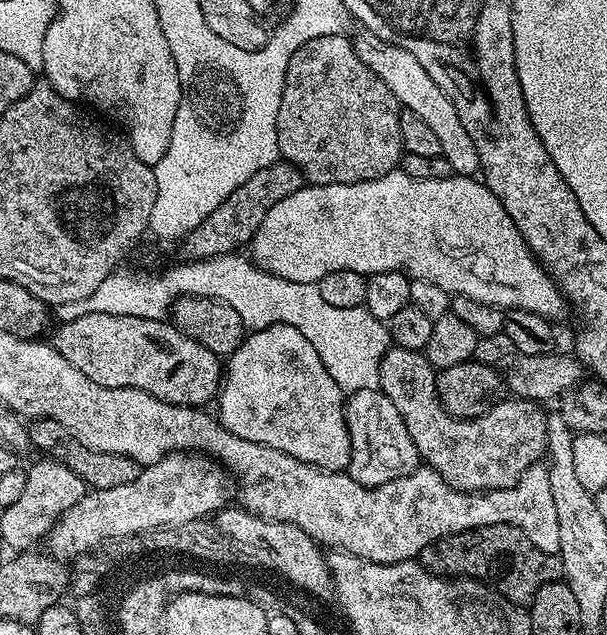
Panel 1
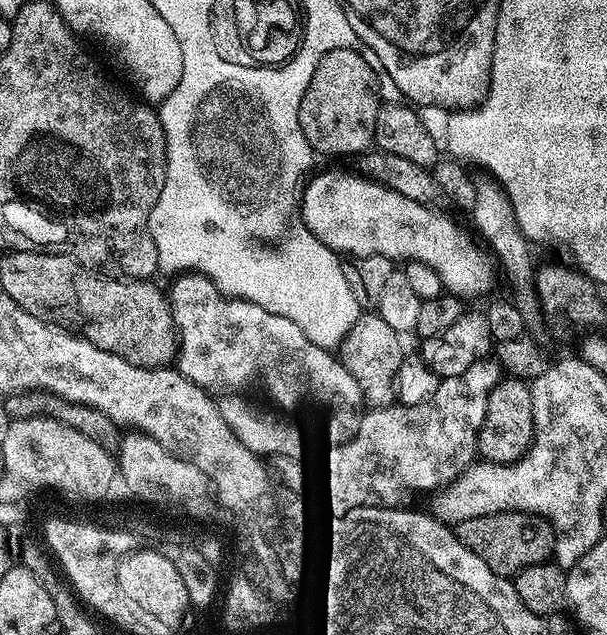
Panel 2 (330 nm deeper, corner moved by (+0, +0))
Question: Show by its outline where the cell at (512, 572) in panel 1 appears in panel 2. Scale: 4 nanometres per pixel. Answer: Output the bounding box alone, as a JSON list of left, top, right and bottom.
[454,512,557,578]

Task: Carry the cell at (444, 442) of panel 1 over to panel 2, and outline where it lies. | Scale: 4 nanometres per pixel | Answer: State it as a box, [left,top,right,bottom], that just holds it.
[338,314,406,408]

